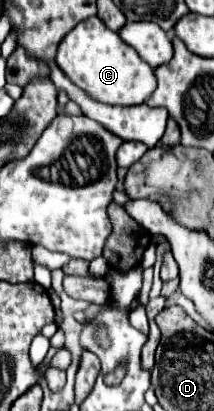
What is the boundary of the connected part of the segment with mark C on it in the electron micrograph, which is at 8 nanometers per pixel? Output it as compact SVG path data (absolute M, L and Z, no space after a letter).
M98 17L78 23L58 45L56 63L62 73L94 101L108 105L140 105L156 89L154 69L126 45L118 33L110 31Z

